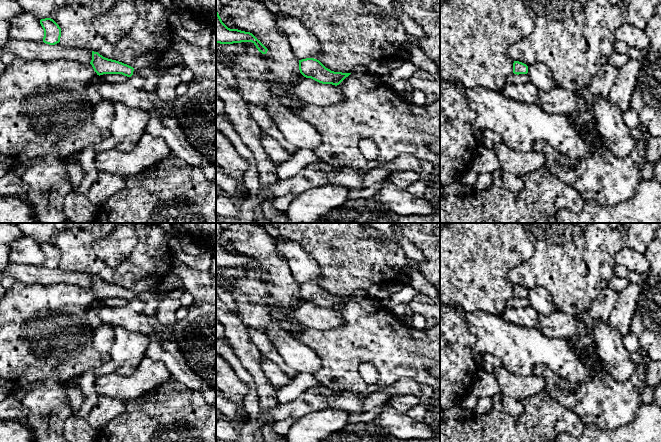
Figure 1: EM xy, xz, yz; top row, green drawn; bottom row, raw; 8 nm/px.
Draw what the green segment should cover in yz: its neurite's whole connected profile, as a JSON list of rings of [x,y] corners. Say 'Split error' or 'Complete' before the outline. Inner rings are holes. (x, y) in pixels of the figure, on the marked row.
Complete. [[[514,61],[513,63],[513,73],[514,74],[527,74],[528,73],[528,66],[522,62]]]

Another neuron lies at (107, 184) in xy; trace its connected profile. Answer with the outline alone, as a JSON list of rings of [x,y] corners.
[[[99,172],[98,179],[84,195],[96,206],[100,207],[110,196],[125,186],[124,177],[107,172]]]

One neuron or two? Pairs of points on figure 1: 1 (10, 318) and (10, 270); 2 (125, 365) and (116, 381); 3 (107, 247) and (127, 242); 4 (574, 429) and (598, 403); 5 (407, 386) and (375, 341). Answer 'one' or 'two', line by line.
1: two
2: two
3: one
4: two
5: two

